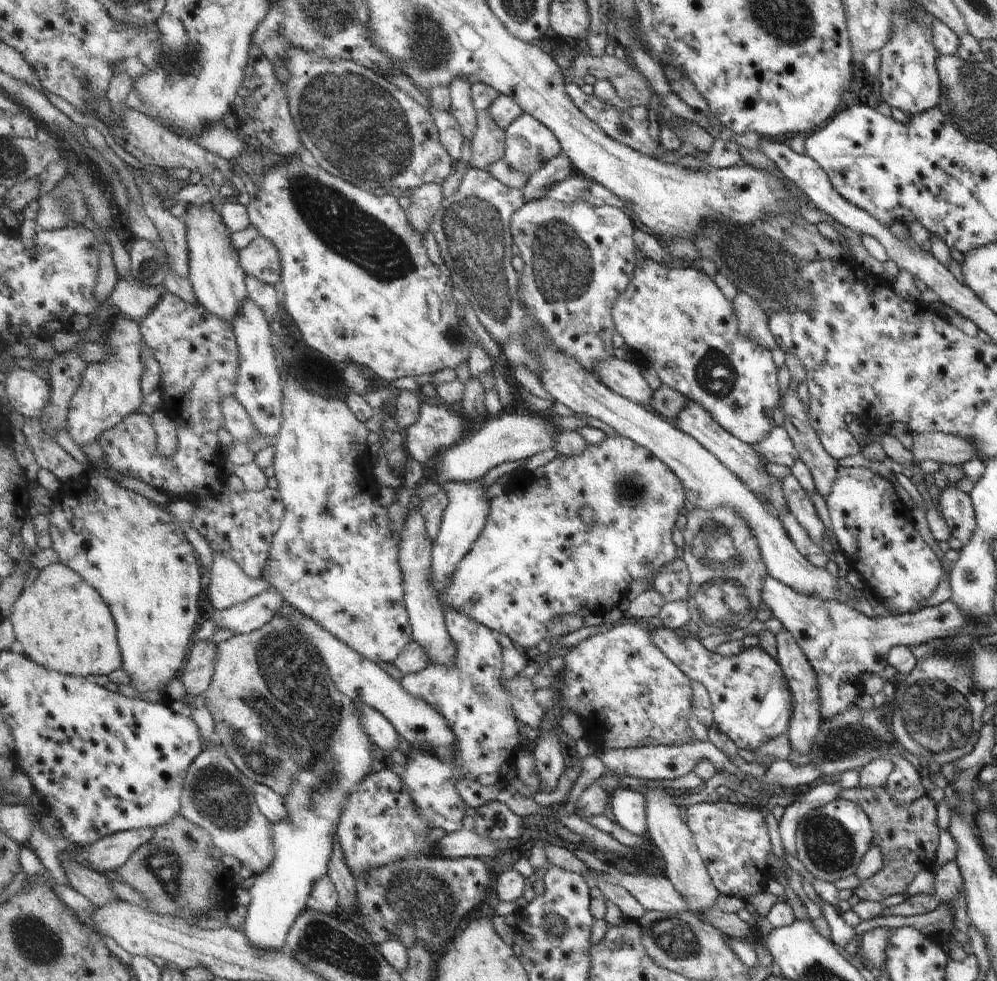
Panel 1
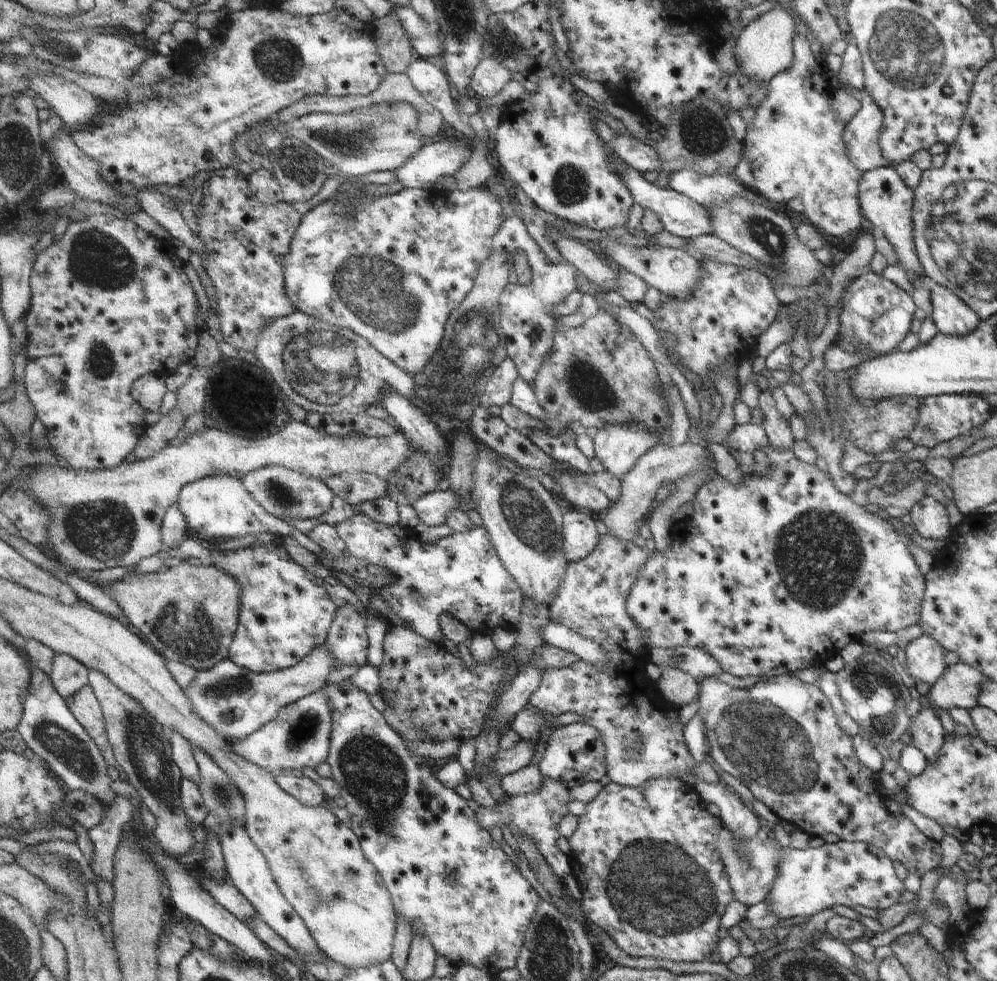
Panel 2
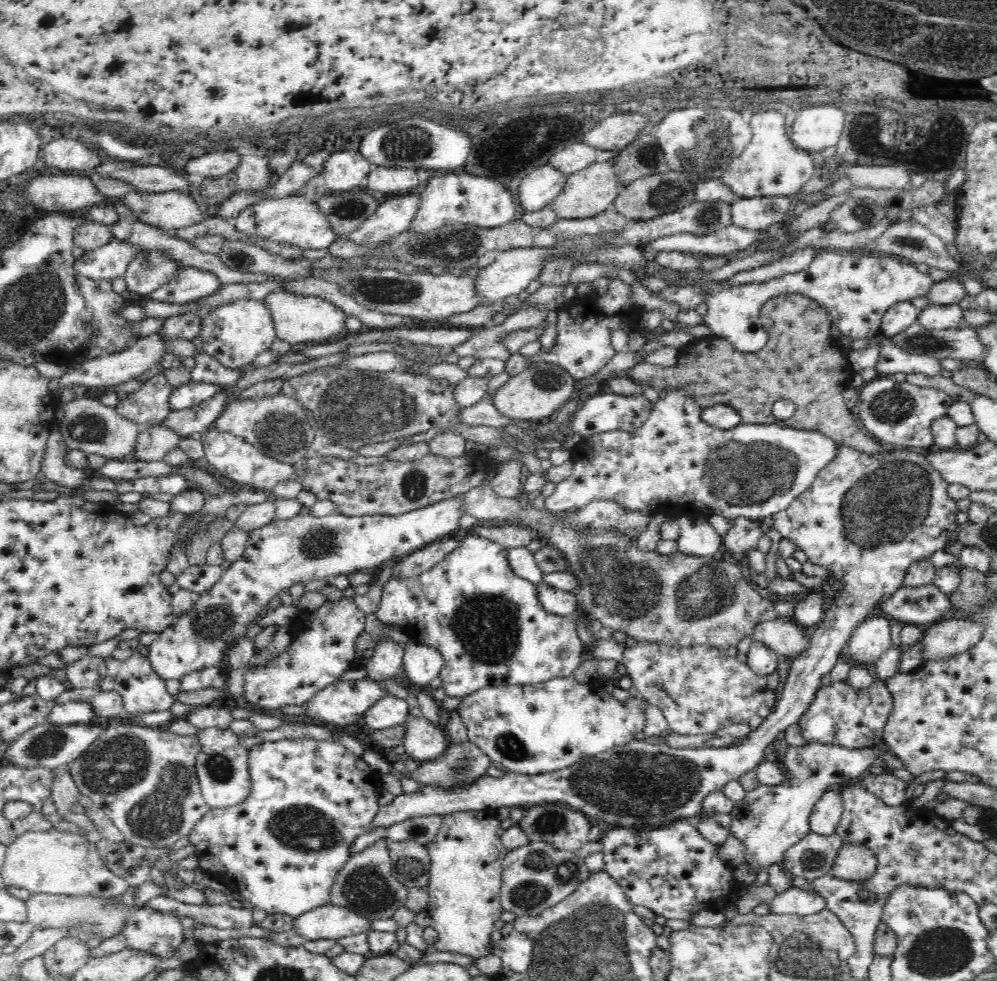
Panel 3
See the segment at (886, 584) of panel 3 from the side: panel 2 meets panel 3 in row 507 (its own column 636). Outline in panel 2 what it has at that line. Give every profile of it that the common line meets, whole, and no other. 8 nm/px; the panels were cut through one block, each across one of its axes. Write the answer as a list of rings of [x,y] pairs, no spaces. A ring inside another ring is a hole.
[[[653,778],[647,786],[621,786],[617,782],[610,782],[603,787],[593,802],[588,803],[586,813],[578,818],[576,831],[568,838],[571,848],[573,872],[581,891],[578,897],[582,914],[590,920],[591,924],[601,928],[603,932],[631,957],[647,956],[649,958],[665,958],[673,962],[701,962],[708,960],[718,940],[715,934],[719,928],[719,917],[723,914],[725,906],[733,900],[731,883],[724,870],[720,848],[717,843],[717,832],[721,830],[718,818],[711,816],[704,807],[704,802],[694,790],[694,786],[683,782],[681,778]]]

